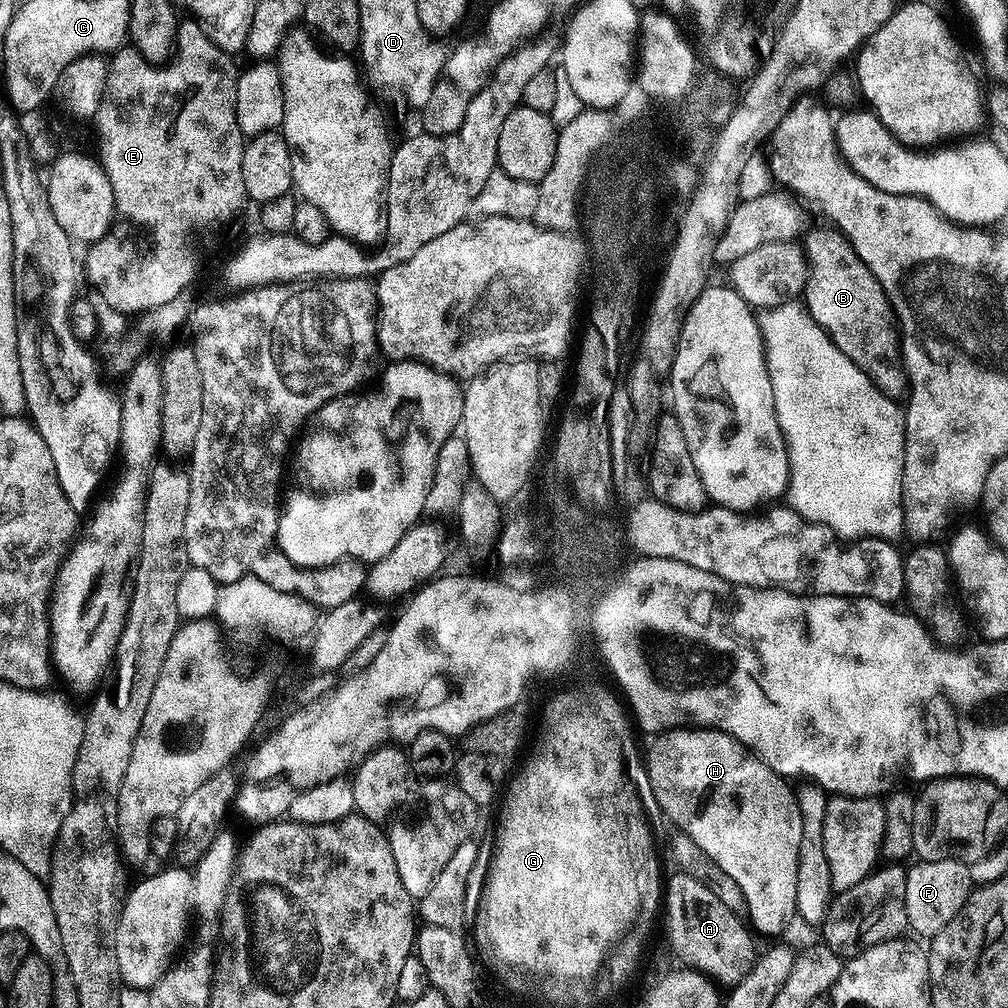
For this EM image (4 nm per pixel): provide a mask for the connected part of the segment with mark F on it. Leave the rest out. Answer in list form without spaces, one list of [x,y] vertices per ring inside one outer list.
[[[920,860],[916,865],[908,868],[906,878],[906,918],[908,927],[917,937],[925,936],[931,938],[938,934],[962,910],[962,906],[967,902],[968,895],[972,893],[973,883],[971,880],[971,870],[969,865],[962,860]]]

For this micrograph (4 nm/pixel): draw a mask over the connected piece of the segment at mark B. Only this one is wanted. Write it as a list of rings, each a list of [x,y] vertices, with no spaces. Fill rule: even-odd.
[[[832,226],[825,227],[809,227],[802,236],[802,247],[808,262],[808,281],[802,293],[803,307],[836,343],[838,350],[852,359],[876,387],[893,398],[903,397],[906,373],[892,304],[843,232]]]

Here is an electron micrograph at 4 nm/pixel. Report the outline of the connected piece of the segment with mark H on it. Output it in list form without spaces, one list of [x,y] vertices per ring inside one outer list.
[[[685,726],[683,728],[674,728],[663,734],[657,735],[652,744],[652,749],[648,752],[648,784],[652,787],[652,796],[656,799],[656,804],[676,823],[675,827],[679,831],[685,832],[738,886],[740,898],[743,907],[748,908],[747,919],[752,919],[751,927],[757,933],[761,932],[764,936],[776,936],[791,920],[796,916],[796,895],[798,894],[798,858],[800,857],[800,847],[802,846],[802,810],[797,793],[792,792],[792,788],[787,779],[779,776],[766,762],[762,762],[753,752],[750,751],[742,742],[735,740],[730,734],[719,732],[716,728],[697,728],[695,726]]]

